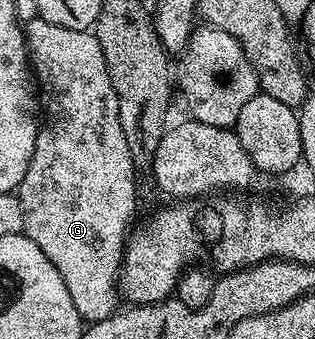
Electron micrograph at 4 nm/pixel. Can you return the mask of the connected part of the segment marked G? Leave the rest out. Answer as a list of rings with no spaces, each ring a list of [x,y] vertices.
[[[40,16],[23,22],[22,28],[32,72],[42,90],[42,105],[43,108],[44,105],[48,108],[48,114],[45,117],[43,114],[42,117],[40,133],[36,137],[34,155],[30,159],[30,167],[26,167],[26,175],[18,190],[22,219],[24,220],[22,232],[25,237],[38,243],[42,255],[46,255],[46,259],[50,259],[50,263],[54,263],[54,267],[58,267],[58,275],[62,275],[62,283],[66,283],[66,291],[70,291],[70,299],[74,299],[74,307],[78,307],[81,321],[85,323],[101,321],[110,316],[111,313],[117,312],[122,301],[122,294],[118,288],[120,266],[124,264],[124,247],[128,244],[130,230],[133,228],[132,216],[136,213],[136,172],[138,172],[138,166],[130,155],[130,147],[126,147],[126,135],[122,135],[122,119],[118,119],[118,95],[114,91],[114,83],[110,83],[110,71],[106,67],[106,55],[102,55],[102,47],[98,43],[95,32],[87,29],[58,27],[58,23],[50,23]]]

